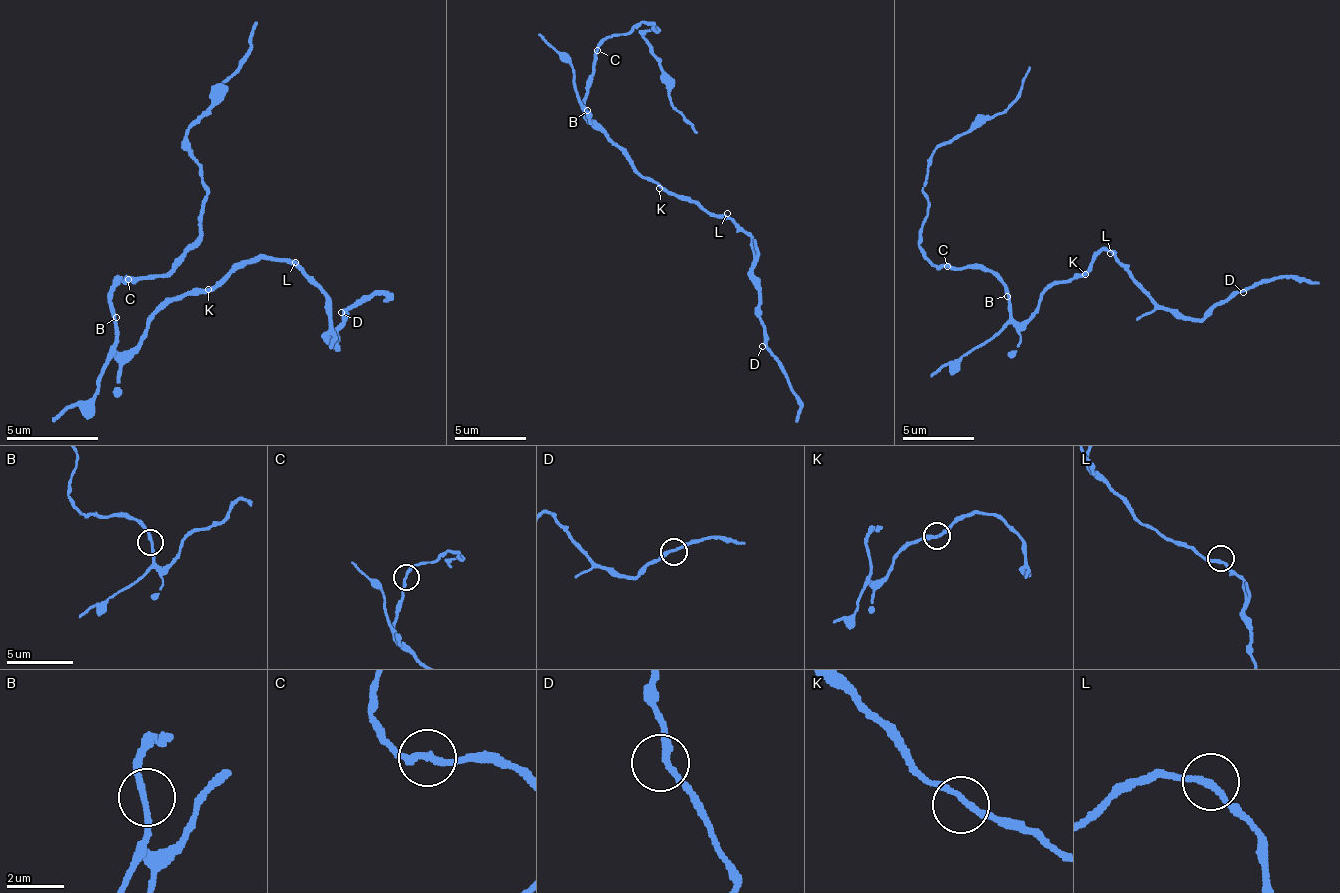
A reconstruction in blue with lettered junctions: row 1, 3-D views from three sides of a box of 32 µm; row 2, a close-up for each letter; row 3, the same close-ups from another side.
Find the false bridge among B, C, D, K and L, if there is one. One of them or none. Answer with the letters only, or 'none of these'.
none of these

